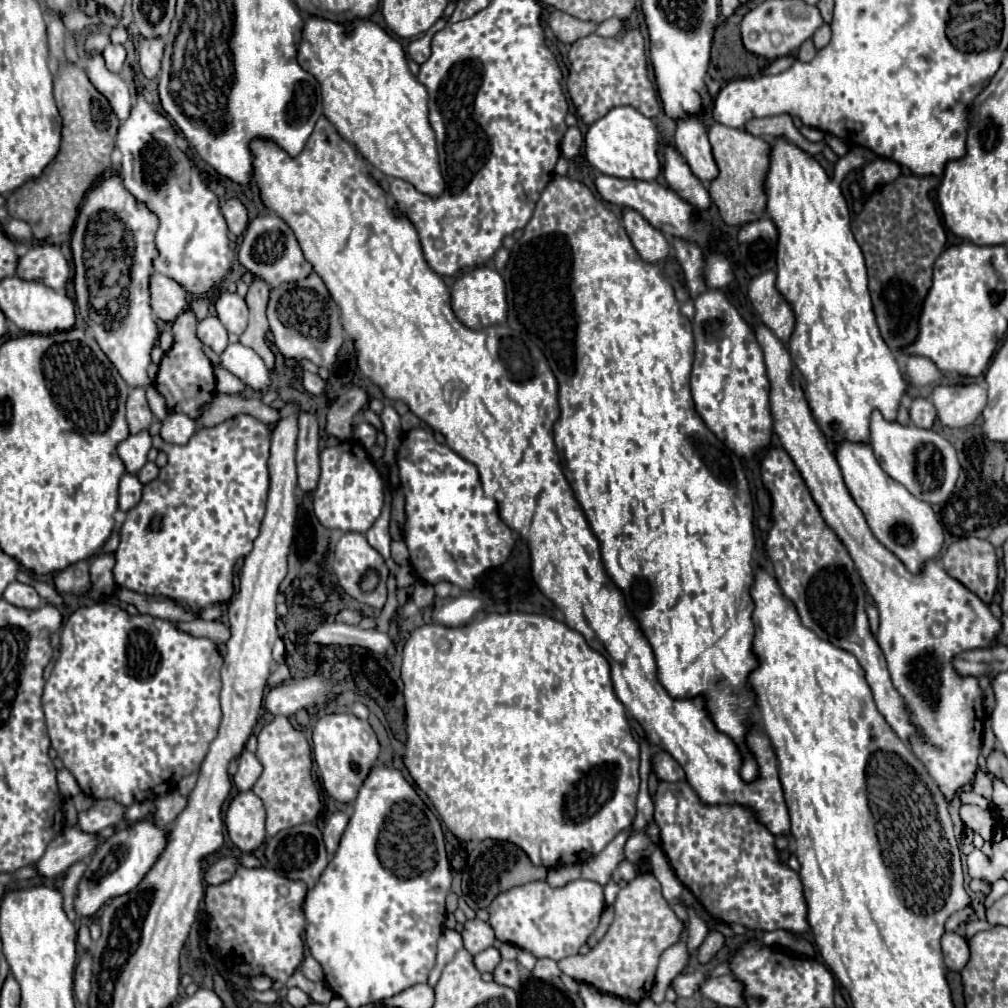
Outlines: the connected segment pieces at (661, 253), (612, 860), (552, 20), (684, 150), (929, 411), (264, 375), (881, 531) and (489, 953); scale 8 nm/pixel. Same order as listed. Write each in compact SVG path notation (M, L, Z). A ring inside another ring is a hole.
M625 209L623 211L623 225L627 229L629 239L633 241L633 247L639 251L641 259L647 263L663 263L669 253L669 241L665 239L665 235L651 227L637 211L633 209Z
M633 825L627 827L625 831L621 831L601 853L597 853L589 861L585 861L583 869L581 869L581 877L591 879L591 881L605 887L611 879L613 869L625 859L623 857L623 847L625 847L625 843L631 835L633 835Z
M553 11L547 23L555 37L565 45L571 45L581 37L587 37L597 29L597 25L593 25L591 21L577 21L575 17L569 17L567 13L561 11Z
M691 115L677 119L677 131L675 131L675 145L691 171L703 181L709 183L717 177L717 165L711 155L711 145L707 141L707 129L705 123Z
M923 397L913 399L911 409L909 409L909 417L911 417L911 423L915 423L917 427L931 429L933 423L935 423L935 409L933 409L933 403L931 403L929 399L923 399Z
M235 343L221 353L221 363L253 391L261 393L271 387L271 375L265 361L249 347Z
M845 439L833 441L831 447L843 481L857 507L863 511L873 535L879 539L879 543L893 551L911 573L917 573L921 565L933 559L943 547L943 529L931 505L913 497L901 483L893 481L877 463L871 445Z
M489 947L475 955L475 965L481 973L493 973L499 963L501 963L501 953L495 947Z

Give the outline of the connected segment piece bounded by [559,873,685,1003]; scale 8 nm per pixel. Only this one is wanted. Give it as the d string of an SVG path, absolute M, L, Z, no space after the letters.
M651 873L639 875L633 883L621 889L613 907L615 919L605 937L589 953L577 953L561 959L559 969L575 981L595 985L605 993L613 993L617 997L625 997L629 1001L639 1003L641 999L649 997L661 953L667 947L679 943L685 923L675 917L675 913L661 895L657 879Z

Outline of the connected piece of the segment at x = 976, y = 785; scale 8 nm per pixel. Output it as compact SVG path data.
M977 771L975 779L973 779L973 791L991 799L991 779L993 779L993 775L983 775Z

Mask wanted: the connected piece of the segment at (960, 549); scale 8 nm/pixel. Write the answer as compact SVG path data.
M965 537L949 545L941 559L943 569L975 593L985 605L993 603L997 591L997 557L989 541Z

